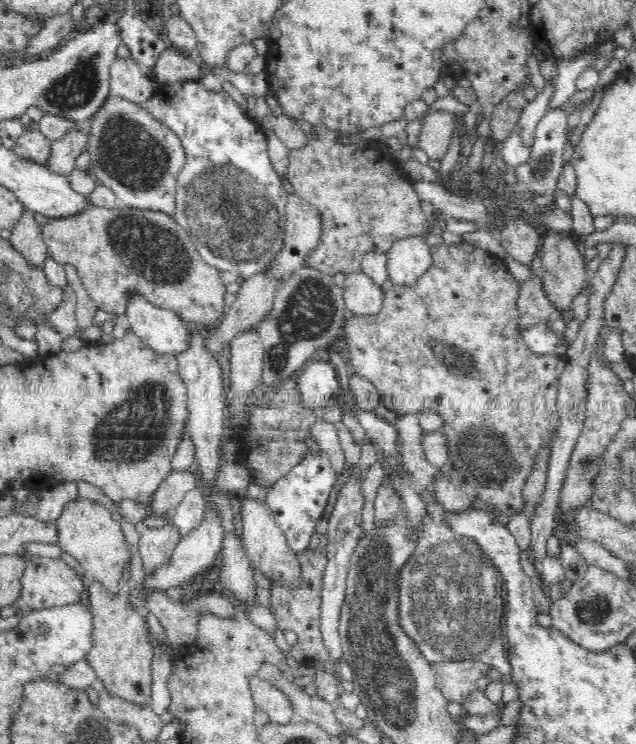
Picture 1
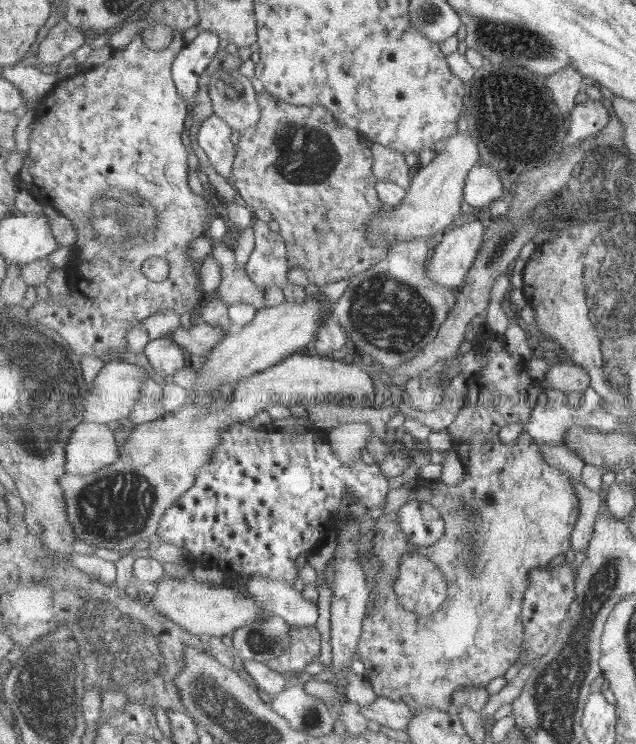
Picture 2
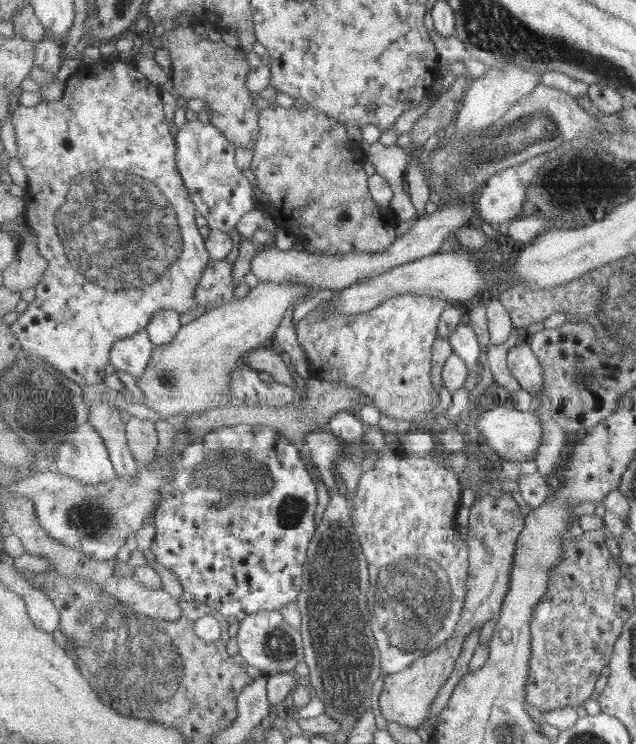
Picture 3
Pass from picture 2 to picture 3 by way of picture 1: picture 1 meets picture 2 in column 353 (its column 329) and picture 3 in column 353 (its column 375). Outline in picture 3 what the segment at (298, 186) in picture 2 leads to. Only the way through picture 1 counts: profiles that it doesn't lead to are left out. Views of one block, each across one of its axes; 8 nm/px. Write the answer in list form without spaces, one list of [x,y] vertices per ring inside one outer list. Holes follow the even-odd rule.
[[[272,104],[271,106],[265,106],[261,109],[260,114],[260,130],[258,142],[255,147],[254,162],[251,165],[250,170],[256,177],[257,187],[261,196],[267,196],[267,202],[260,202],[259,207],[272,211],[276,224],[287,230],[289,234],[295,234],[295,238],[299,236],[307,237],[307,249],[313,251],[329,252],[329,255],[339,255],[339,252],[363,252],[363,253],[380,253],[389,248],[397,240],[397,234],[395,234],[395,228],[399,218],[394,212],[391,206],[383,206],[376,202],[370,191],[370,176],[367,176],[365,172],[365,162],[369,162],[366,157],[366,153],[362,150],[361,144],[356,143],[347,138],[347,130],[345,130],[345,124],[336,121],[329,115],[326,115],[323,111],[309,106],[305,110],[297,110],[297,108],[291,106],[288,109]]]

